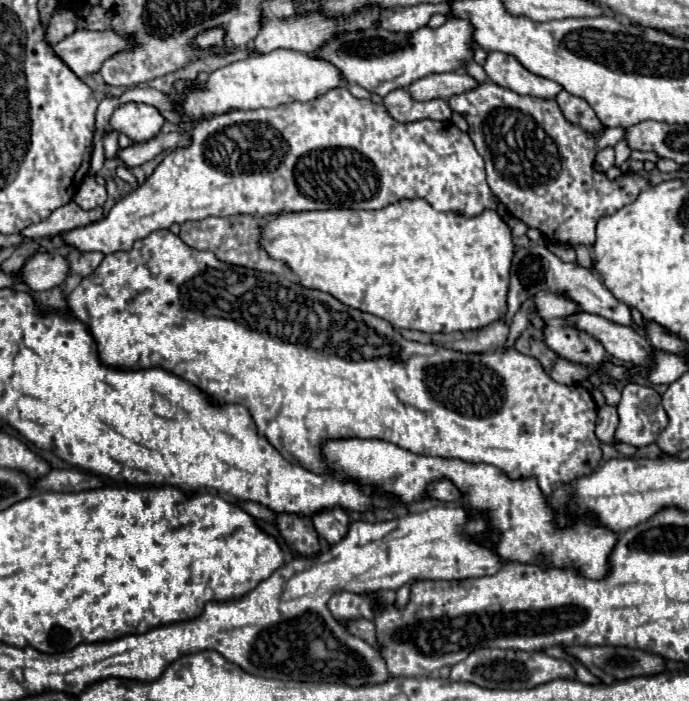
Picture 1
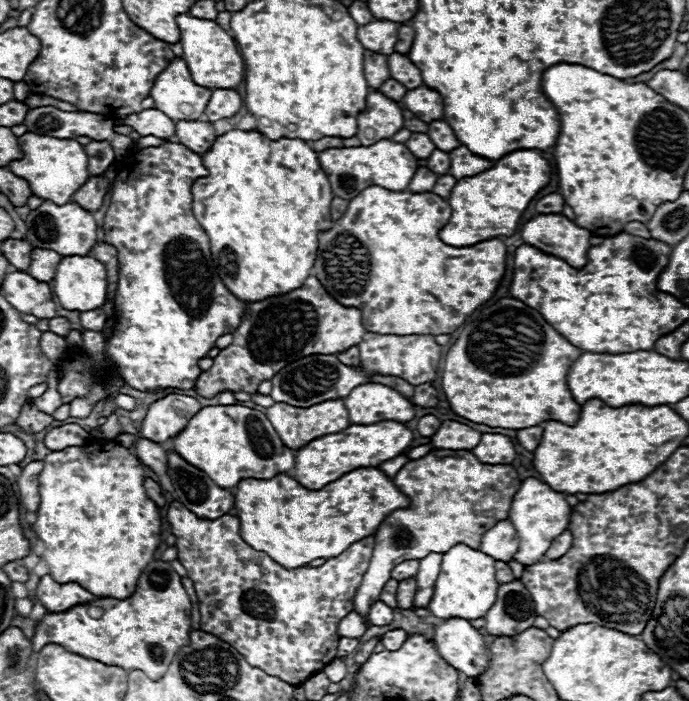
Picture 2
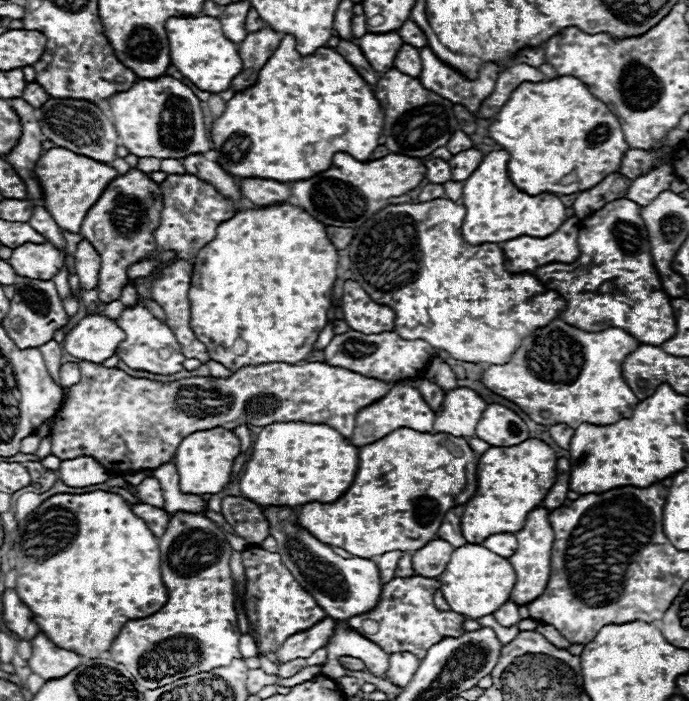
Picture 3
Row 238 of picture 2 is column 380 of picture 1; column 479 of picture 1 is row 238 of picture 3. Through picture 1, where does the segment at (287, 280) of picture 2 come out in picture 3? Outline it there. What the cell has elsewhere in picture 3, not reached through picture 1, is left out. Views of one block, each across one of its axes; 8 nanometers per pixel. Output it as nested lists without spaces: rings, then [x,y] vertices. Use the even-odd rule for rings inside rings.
[[[284,202],[264,208],[238,210],[232,220],[226,220],[220,228],[216,228],[216,238],[208,242],[194,260],[188,290],[190,328],[208,348],[210,358],[232,372],[242,366],[268,362],[300,362],[312,352],[320,330],[326,326],[336,270],[338,250],[330,242],[326,226],[300,206]]]

